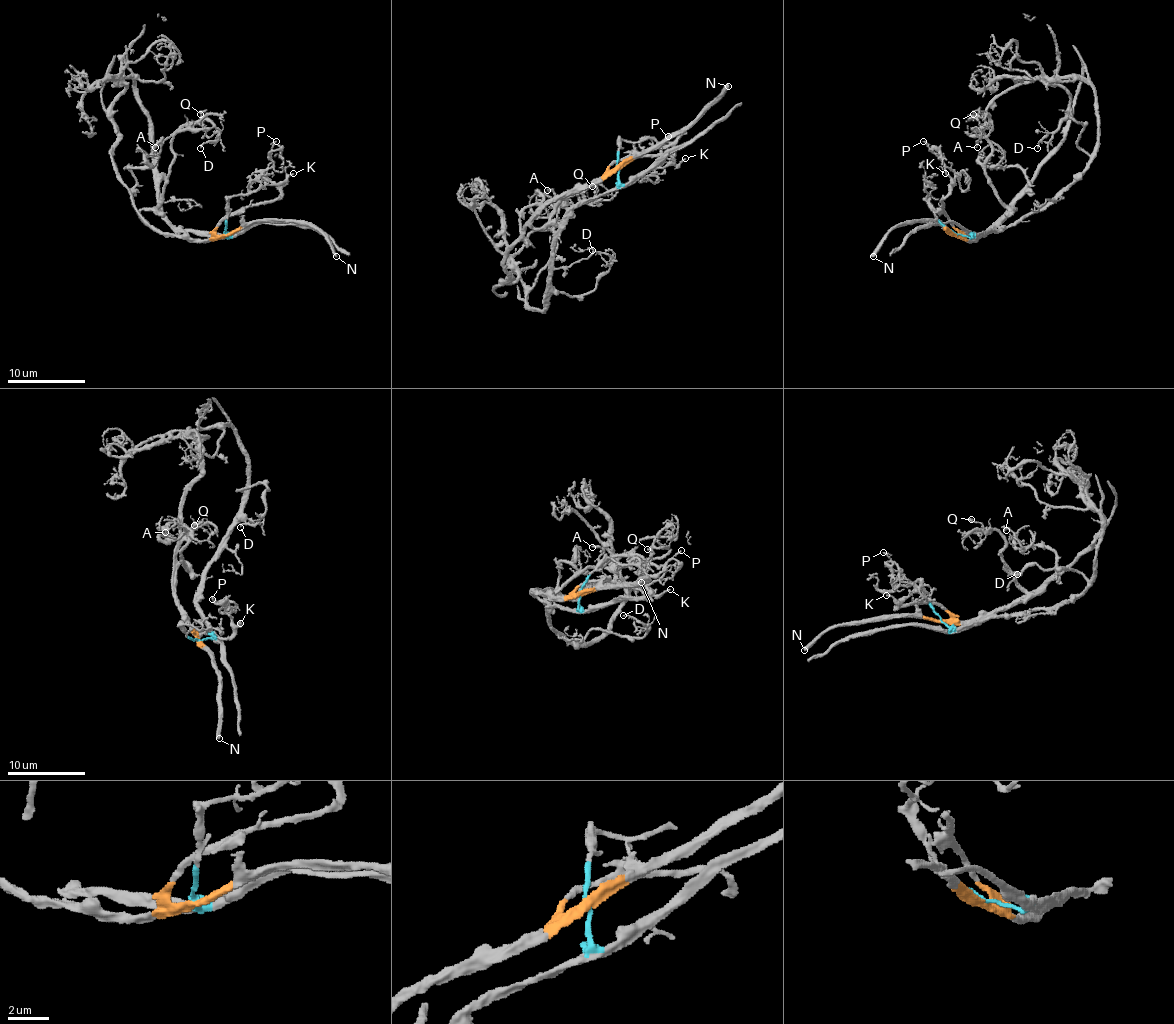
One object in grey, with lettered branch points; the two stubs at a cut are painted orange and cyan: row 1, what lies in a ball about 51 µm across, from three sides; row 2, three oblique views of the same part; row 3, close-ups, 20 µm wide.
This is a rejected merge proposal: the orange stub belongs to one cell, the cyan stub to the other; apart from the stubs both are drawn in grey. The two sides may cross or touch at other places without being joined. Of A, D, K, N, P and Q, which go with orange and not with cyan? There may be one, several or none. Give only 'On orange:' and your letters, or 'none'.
On orange: A, K, N, P, Q

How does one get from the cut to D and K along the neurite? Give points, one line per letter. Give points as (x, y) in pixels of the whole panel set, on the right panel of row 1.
D: (954, 233), (994, 231), (1041, 212), (1090, 159), (1078, 147), (1082, 124), (1074, 118), (1037, 147)
K: (954, 235), (937, 216), (941, 200), (949, 192), (951, 179), (945, 173)

